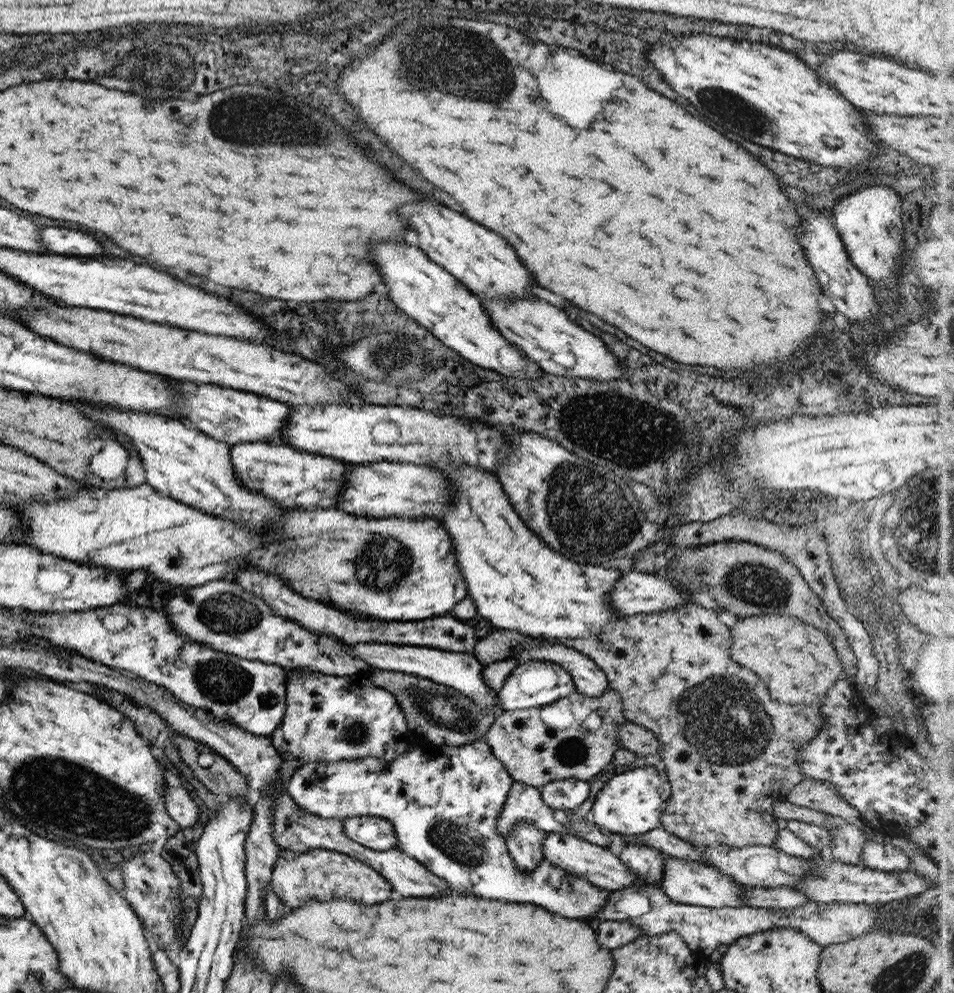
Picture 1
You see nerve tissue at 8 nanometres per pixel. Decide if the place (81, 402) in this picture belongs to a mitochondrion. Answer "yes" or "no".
no

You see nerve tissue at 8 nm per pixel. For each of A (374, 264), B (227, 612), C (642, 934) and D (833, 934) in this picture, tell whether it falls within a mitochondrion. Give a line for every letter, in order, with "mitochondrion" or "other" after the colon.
A: other
B: mitochondrion
C: other
D: other

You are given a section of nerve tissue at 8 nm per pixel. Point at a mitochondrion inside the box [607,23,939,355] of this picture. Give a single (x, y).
(724, 105)

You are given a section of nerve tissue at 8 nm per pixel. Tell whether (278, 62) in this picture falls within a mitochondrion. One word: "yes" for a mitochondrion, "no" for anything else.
no

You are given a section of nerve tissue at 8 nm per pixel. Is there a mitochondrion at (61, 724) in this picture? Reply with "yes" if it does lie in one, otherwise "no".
no

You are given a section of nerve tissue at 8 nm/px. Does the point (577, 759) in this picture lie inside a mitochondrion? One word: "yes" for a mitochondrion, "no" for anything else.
yes

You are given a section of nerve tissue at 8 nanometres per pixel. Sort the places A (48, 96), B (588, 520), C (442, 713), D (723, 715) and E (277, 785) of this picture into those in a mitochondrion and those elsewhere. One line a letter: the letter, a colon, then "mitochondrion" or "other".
A: other
B: mitochondrion
C: mitochondrion
D: mitochondrion
E: other

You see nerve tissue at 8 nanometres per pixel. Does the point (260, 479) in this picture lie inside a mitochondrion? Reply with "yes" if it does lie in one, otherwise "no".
yes

